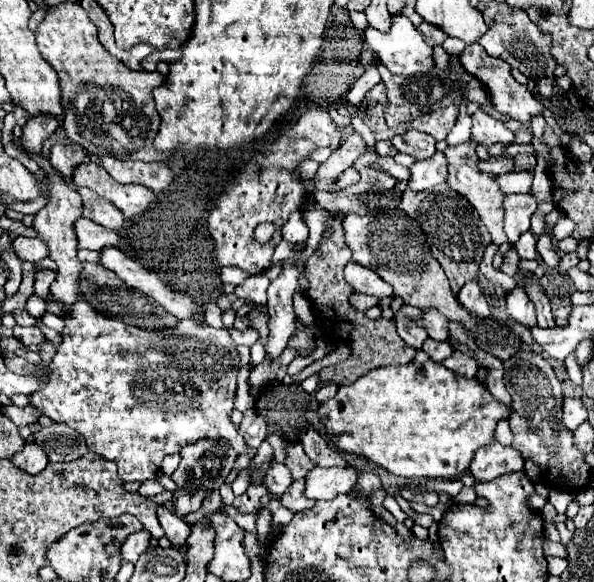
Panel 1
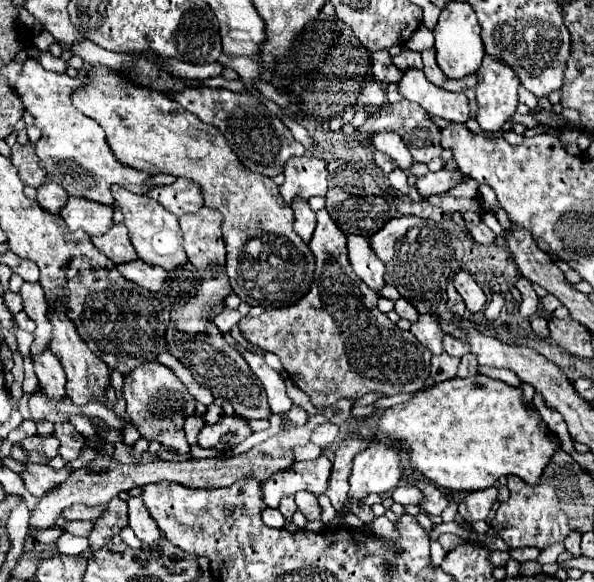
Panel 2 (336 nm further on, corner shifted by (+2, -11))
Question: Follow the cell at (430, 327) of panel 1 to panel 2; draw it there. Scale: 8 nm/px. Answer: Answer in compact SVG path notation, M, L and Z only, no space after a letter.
M449 335L443 339L443 349L451 357L463 357L465 353L469 353L469 345L465 341L455 339L455 337L449 337Z

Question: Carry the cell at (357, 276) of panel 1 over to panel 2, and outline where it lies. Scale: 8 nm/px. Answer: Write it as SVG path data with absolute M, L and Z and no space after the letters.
M349 235L347 237L347 249L349 249L349 261L353 271L359 275L359 279L373 291L381 291L385 281L385 267L383 263L373 255L369 247L369 239L361 235Z

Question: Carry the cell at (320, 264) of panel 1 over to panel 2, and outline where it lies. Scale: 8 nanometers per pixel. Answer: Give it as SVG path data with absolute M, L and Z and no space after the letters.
M325 207L317 211L317 229L313 233L313 239L309 241L309 249L315 257L315 273L307 295L303 295L289 307L267 309L259 317L241 317L239 329L243 337L275 353L281 359L283 369L289 373L291 381L309 395L311 403L317 409L327 409L341 399L355 401L367 393L379 393L383 397L389 397L423 389L425 379L429 377L429 351L425 351L425 347L417 343L411 331L401 331L393 321L389 321L385 313L377 309L379 295L365 287L365 283L353 273L347 259L347 235L329 217Z

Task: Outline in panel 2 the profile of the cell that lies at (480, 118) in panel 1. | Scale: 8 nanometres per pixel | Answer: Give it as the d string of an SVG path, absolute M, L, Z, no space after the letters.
M489 55L483 57L477 75L477 121L485 131L501 131L519 105L519 79L513 75L513 71L509 71L509 67L503 67L503 63L497 63L497 59Z

